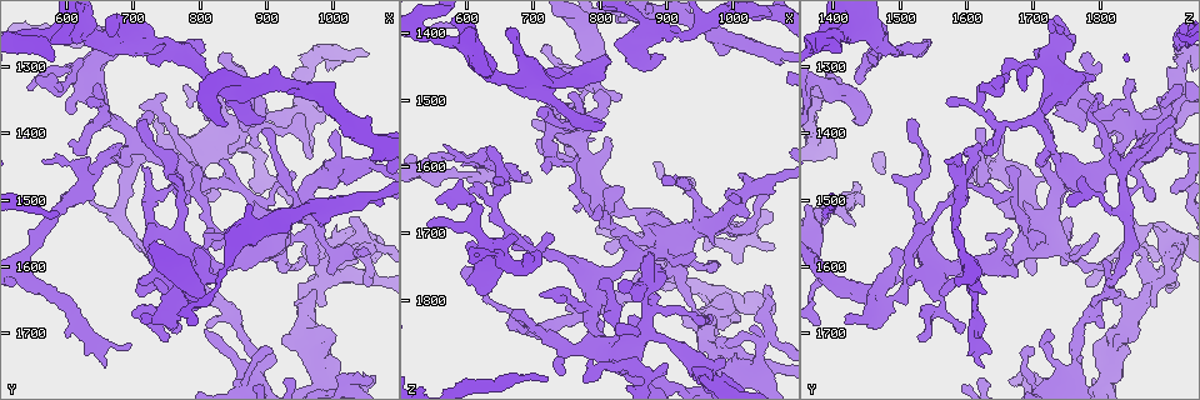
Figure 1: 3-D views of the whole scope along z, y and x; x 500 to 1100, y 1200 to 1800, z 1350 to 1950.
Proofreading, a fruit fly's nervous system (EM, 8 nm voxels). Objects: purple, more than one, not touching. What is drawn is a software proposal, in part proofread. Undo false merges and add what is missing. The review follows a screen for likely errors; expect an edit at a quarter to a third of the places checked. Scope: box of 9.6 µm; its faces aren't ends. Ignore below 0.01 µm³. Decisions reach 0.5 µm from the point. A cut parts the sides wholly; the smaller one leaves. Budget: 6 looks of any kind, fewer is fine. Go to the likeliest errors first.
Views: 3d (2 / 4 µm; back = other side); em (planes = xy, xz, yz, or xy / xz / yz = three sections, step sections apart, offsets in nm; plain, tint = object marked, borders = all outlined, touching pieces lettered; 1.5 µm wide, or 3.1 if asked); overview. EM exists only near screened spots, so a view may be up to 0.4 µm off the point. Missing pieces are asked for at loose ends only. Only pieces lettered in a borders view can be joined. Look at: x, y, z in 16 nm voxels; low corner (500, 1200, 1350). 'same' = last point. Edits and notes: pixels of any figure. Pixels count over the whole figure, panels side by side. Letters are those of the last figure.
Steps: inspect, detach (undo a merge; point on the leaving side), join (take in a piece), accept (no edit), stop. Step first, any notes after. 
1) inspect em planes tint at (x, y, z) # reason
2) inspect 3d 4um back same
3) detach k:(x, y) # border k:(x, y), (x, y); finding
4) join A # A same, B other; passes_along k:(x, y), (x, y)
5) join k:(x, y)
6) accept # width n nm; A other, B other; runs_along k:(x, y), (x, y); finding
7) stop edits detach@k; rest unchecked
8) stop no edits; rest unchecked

inspect 3d 2um at (805, 1275, 1530) # branch stops here

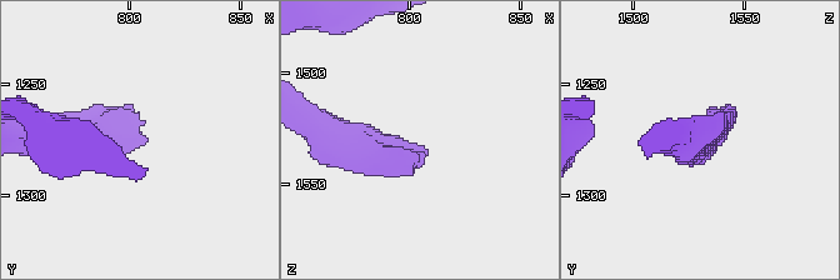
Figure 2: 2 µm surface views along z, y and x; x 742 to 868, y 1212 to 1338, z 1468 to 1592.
inspect em yz step 4 borders at (807, 1277, 1535)

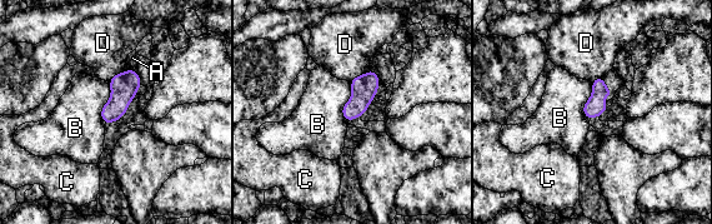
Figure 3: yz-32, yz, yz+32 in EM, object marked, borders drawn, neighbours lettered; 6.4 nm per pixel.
accept # width 130 nm; A other, B other, C other, D other; no lettered piece goes on from it

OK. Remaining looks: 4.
inspect em planes tint at (895, 1380, 1435) # an open end

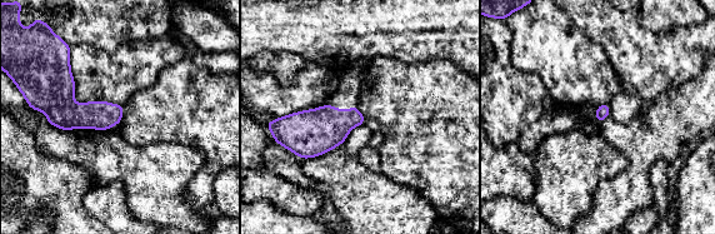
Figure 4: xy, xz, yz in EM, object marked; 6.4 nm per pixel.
inspect em planes borders same # what lies round it

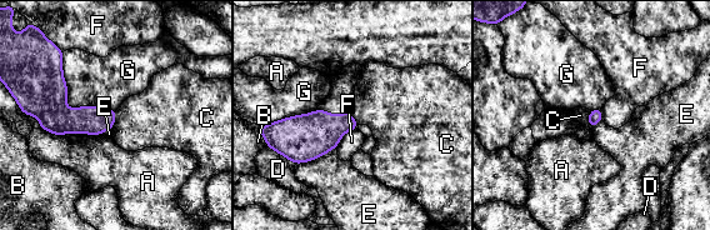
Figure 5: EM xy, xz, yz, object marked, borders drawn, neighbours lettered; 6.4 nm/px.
accept # A other, B other, C other, D other, E other, F other, G other; border 5:(116, 110), (116, 118), (111, 128); none of them fits

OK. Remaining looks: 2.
stop no edits; rest unchecked

